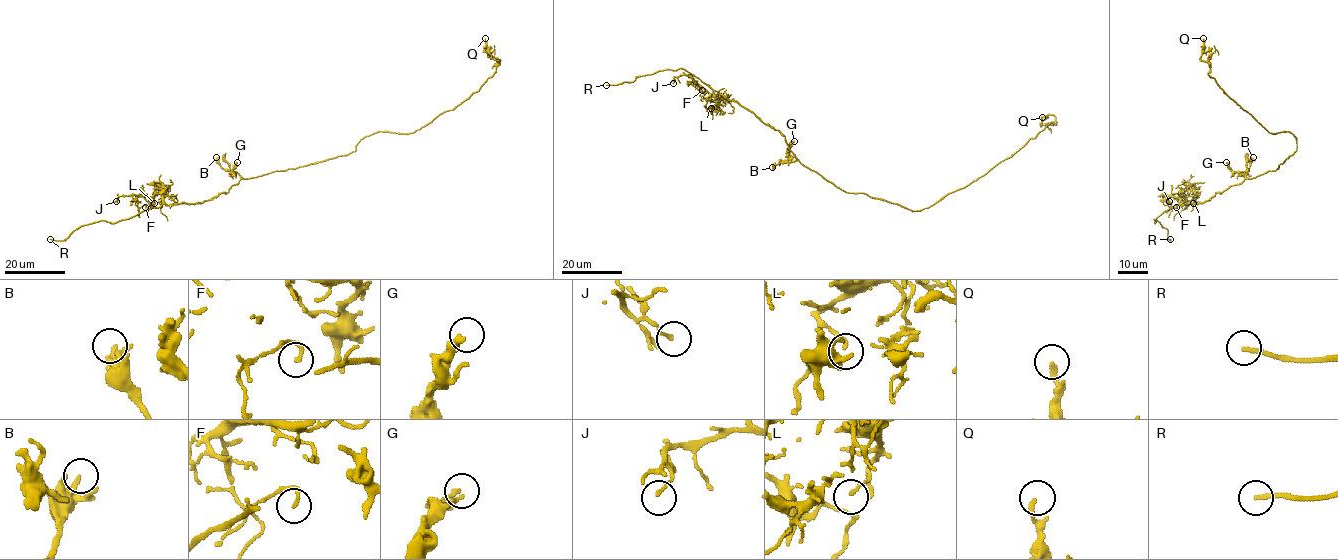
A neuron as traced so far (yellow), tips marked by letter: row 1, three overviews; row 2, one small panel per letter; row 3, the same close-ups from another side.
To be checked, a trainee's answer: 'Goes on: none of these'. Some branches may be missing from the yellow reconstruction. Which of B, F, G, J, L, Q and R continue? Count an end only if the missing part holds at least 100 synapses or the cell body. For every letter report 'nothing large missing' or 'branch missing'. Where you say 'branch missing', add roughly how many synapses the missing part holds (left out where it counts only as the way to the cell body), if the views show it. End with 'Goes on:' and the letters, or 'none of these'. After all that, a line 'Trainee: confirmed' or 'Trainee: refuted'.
B: nothing large missing
F: nothing large missing
G: nothing large missing
J: nothing large missing
L: nothing large missing
Q: nothing large missing
R: branch missing
Goes on: R
Trainee: refuted

